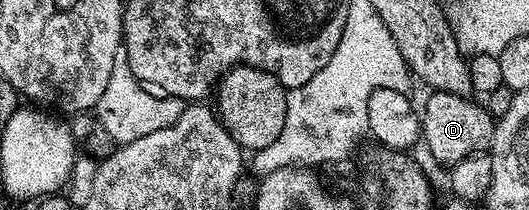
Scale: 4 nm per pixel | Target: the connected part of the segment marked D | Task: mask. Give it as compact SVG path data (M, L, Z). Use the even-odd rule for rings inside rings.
M431 92L426 101L426 110L420 113L421 140L425 143L426 149L445 167L453 167L460 159L464 159L473 153L486 153L492 143L494 134L494 122L496 118L489 113L485 104L475 102L469 97L461 97L450 93Z

